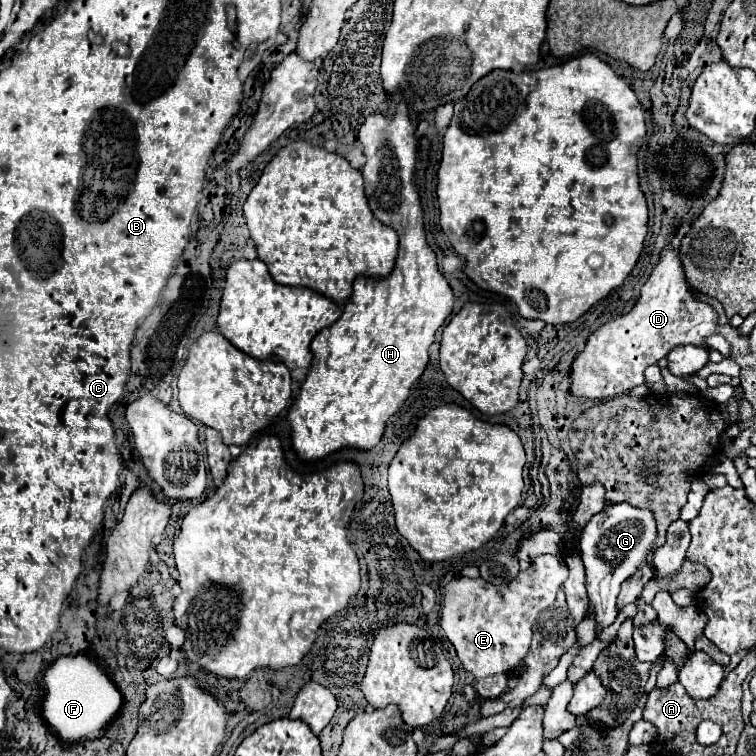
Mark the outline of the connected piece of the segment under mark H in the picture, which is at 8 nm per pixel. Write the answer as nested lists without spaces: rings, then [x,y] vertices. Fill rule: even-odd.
[[[401,100],[395,108],[395,114],[369,114],[359,128],[359,142],[363,144],[363,154],[367,158],[361,174],[365,180],[365,196],[369,200],[369,208],[377,220],[383,220],[383,224],[391,226],[399,234],[399,254],[389,276],[359,276],[353,282],[353,294],[345,302],[341,318],[333,326],[321,330],[311,342],[311,370],[301,384],[289,412],[293,448],[303,460],[319,460],[343,446],[371,450],[379,442],[385,430],[385,422],[401,408],[413,382],[425,372],[429,362],[427,348],[433,344],[435,332],[449,318],[455,304],[449,282],[437,270],[437,256],[425,240],[423,208],[415,184],[419,138],[409,114],[409,104]]]

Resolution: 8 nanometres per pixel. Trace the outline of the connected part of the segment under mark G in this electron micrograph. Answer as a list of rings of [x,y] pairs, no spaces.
[[[617,504],[615,508],[601,510],[593,516],[579,538],[579,552],[585,564],[589,612],[597,612],[597,630],[615,622],[617,596],[621,584],[631,578],[653,556],[653,544],[657,540],[657,522],[653,510],[635,508],[631,504]]]

